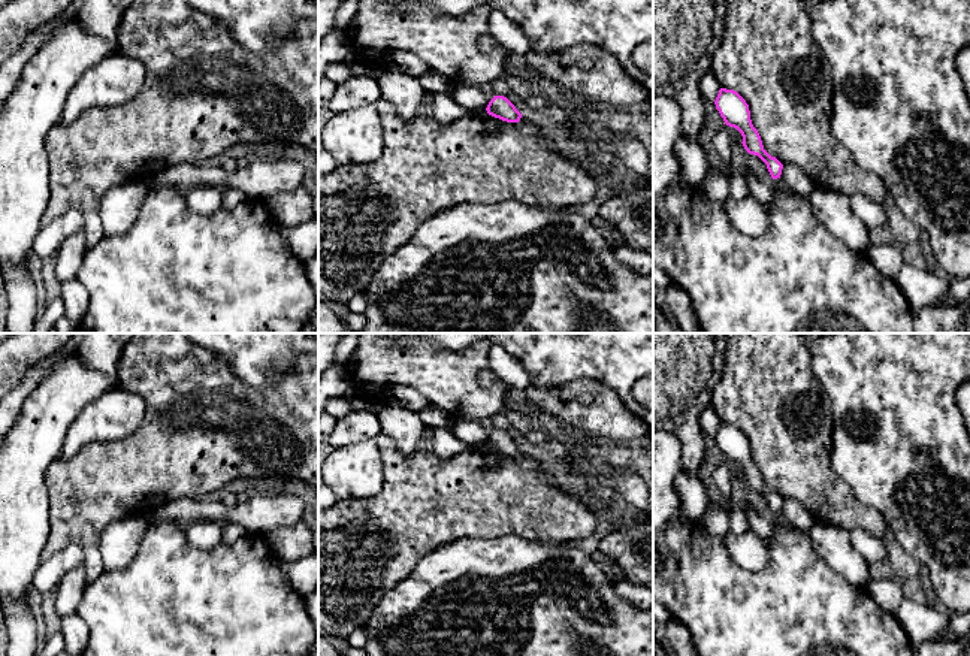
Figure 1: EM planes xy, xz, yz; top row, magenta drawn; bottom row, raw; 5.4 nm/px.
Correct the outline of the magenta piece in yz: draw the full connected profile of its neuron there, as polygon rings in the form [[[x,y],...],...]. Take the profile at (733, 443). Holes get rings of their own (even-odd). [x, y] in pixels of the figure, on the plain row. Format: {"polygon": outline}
{"polygon": [[[720,423],[714,439],[725,459],[741,468],[744,484],[749,489],[758,490],[767,499],[773,514],[780,513],[783,499],[764,484],[761,471],[752,459],[746,435],[734,424]]]}

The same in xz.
{"polygon": [[[495,430],[487,442],[487,448],[499,453],[507,457],[519,457],[522,453],[522,448],[516,444],[516,441],[504,430]]]}

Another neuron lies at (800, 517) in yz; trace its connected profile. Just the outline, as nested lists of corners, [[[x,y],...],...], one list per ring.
[[[783,499],[780,513],[797,530],[809,532],[816,523],[809,510],[794,499]]]

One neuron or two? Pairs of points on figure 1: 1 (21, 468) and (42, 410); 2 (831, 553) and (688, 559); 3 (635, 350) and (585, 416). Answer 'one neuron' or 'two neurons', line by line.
1: one neuron
2: two neurons
3: two neurons

